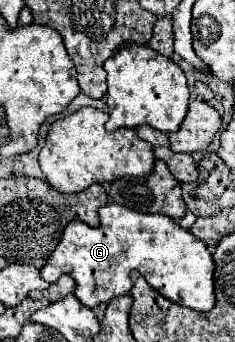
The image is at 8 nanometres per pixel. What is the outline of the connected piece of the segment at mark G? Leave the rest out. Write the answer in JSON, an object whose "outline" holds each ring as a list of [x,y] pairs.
{"outline":[[[114,202],[104,204],[98,210],[98,214],[100,214],[100,226],[96,226],[96,228],[90,228],[88,224],[82,224],[76,220],[68,222],[58,246],[48,256],[46,264],[42,268],[38,268],[40,276],[46,282],[56,282],[62,274],[72,276],[76,282],[76,290],[74,290],[76,298],[84,306],[94,308],[94,306],[110,302],[116,296],[126,294],[132,288],[130,272],[140,270],[142,276],[148,280],[148,284],[158,288],[158,292],[162,296],[166,296],[168,300],[182,304],[186,308],[198,310],[198,312],[208,312],[214,308],[214,280],[212,280],[214,262],[212,262],[212,254],[208,252],[208,248],[202,240],[198,240],[194,234],[190,234],[188,230],[178,226],[172,218],[166,218],[162,214],[142,214],[142,212],[130,210],[130,208],[114,204]]]}

